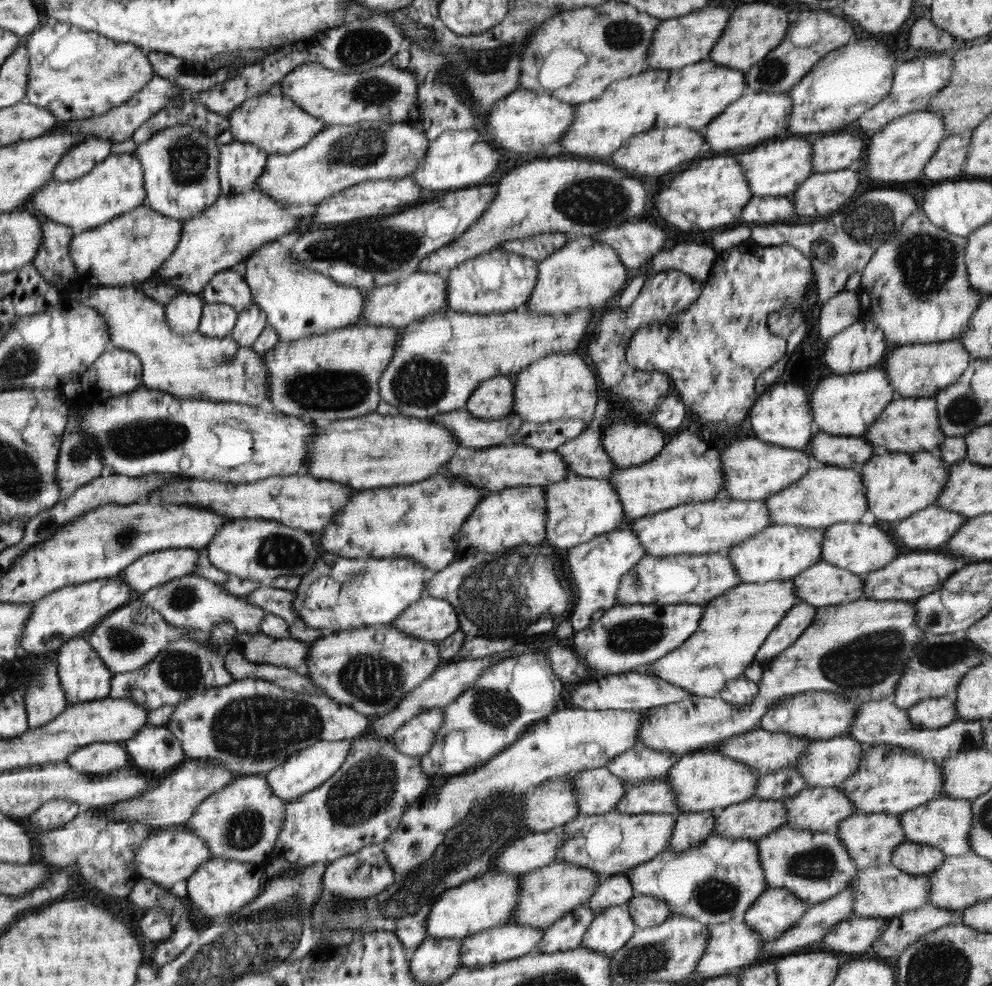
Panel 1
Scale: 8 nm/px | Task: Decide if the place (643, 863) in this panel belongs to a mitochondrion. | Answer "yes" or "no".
no

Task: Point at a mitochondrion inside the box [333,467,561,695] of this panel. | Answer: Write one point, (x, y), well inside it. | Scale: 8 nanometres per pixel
(500, 593)

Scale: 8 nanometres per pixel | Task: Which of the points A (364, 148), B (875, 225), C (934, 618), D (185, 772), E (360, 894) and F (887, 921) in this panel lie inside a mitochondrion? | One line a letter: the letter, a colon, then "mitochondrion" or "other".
A: mitochondrion
B: mitochondrion
C: mitochondrion
D: other
E: mitochondrion
F: other

